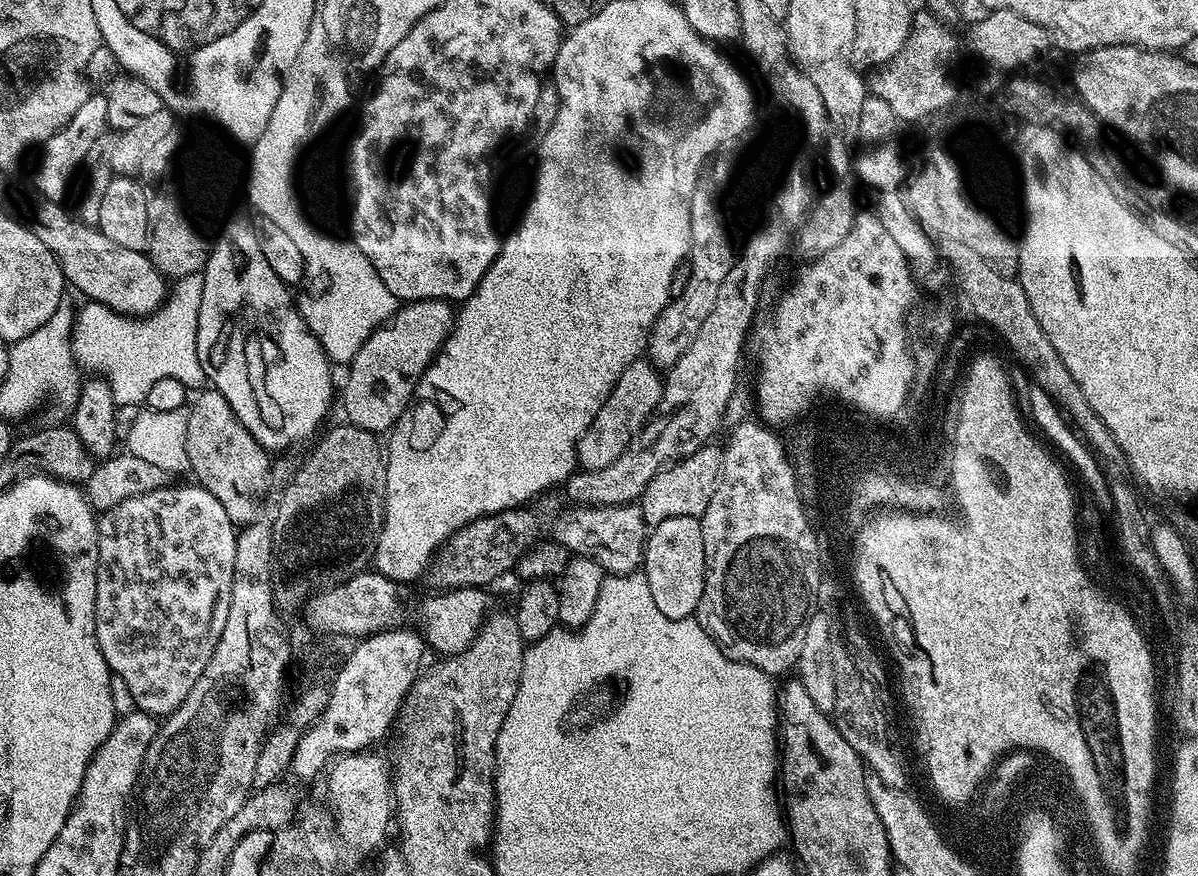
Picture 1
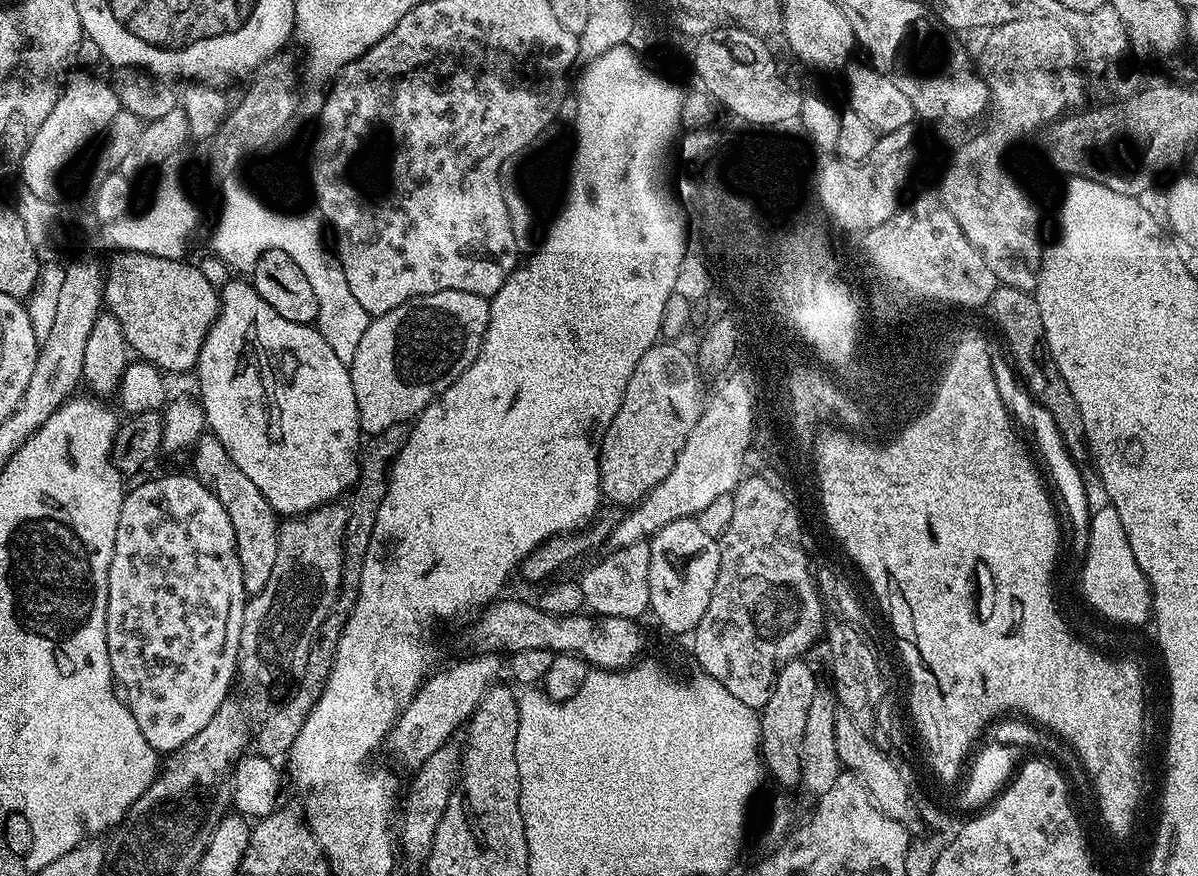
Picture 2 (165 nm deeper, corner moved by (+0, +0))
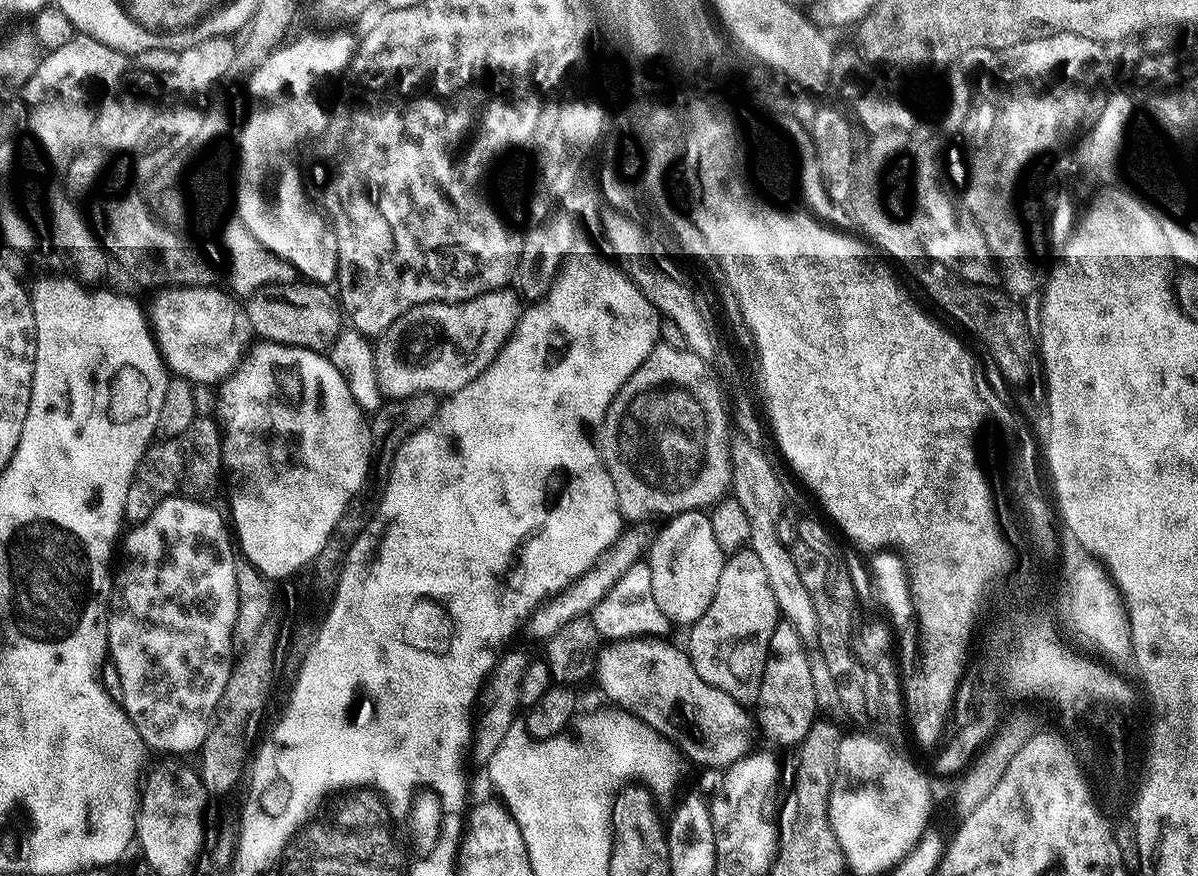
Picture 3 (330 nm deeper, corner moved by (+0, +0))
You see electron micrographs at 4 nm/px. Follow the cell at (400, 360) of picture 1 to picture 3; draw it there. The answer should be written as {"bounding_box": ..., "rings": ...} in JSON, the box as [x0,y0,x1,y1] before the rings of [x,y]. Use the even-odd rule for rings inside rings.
{"bounding_box":[373,290,521,402],"rings":[[[512,290],[487,292],[459,304],[419,304],[406,310],[374,344],[373,364],[381,397],[399,402],[409,396],[462,390],[500,355],[521,315],[521,297]]]}

